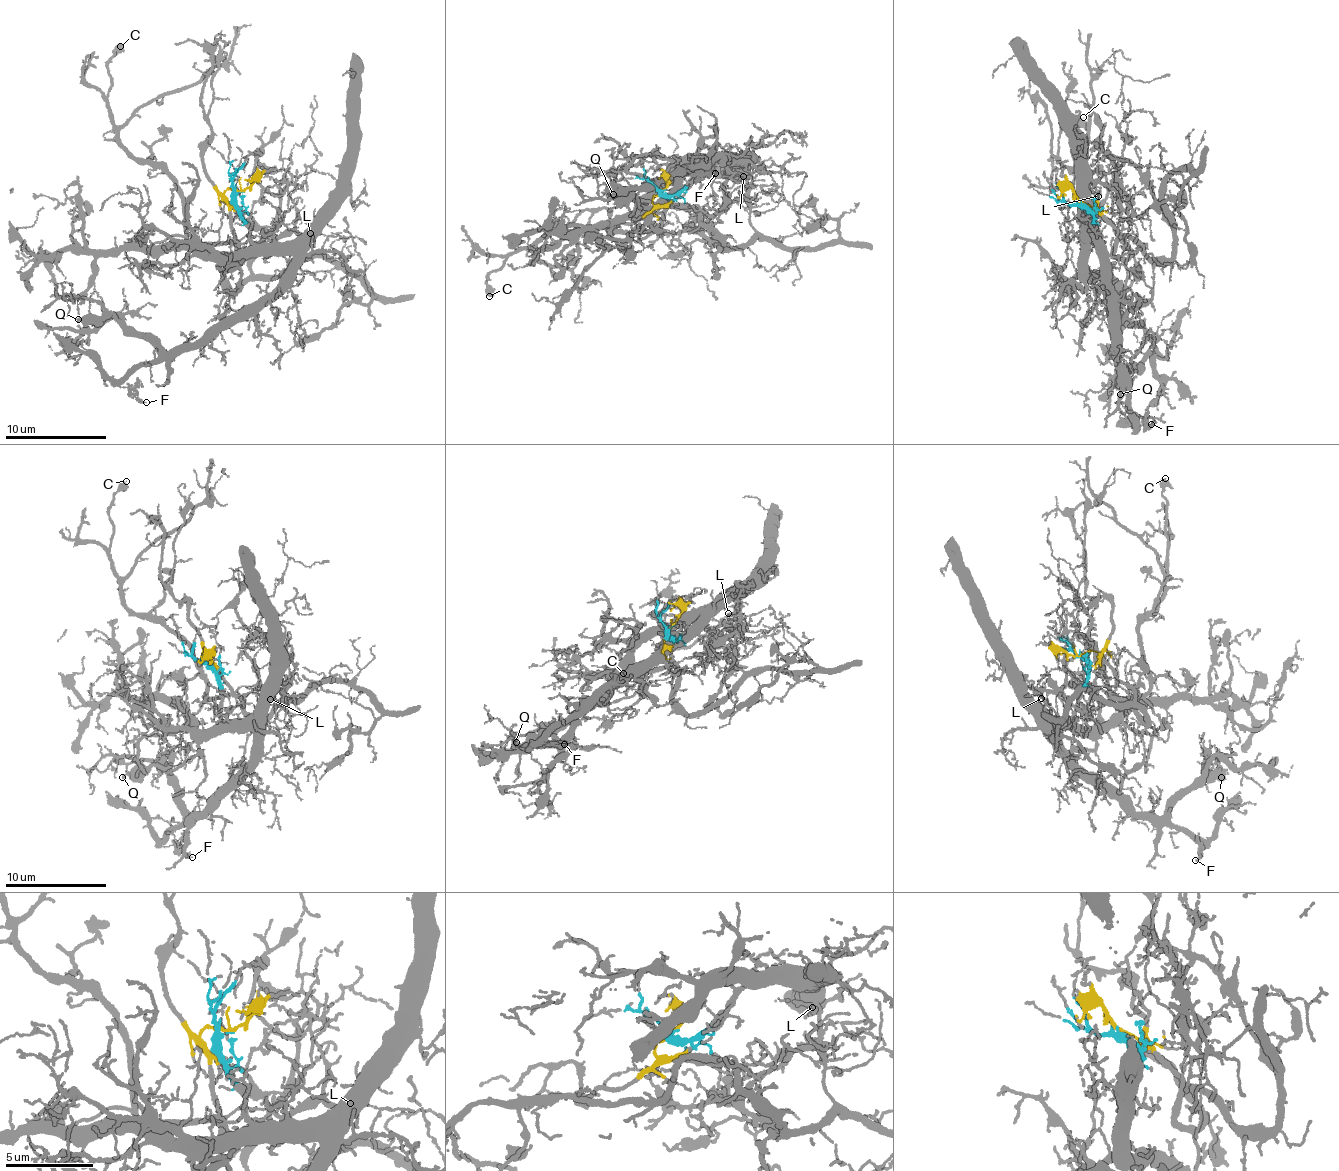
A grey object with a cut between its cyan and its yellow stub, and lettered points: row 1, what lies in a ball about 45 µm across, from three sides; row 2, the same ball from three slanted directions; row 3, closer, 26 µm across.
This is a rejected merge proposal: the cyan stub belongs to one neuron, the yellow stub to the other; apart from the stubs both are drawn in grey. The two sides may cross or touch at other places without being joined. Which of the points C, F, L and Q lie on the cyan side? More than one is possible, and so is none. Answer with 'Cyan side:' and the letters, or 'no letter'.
Cyan side: F, L, Q

